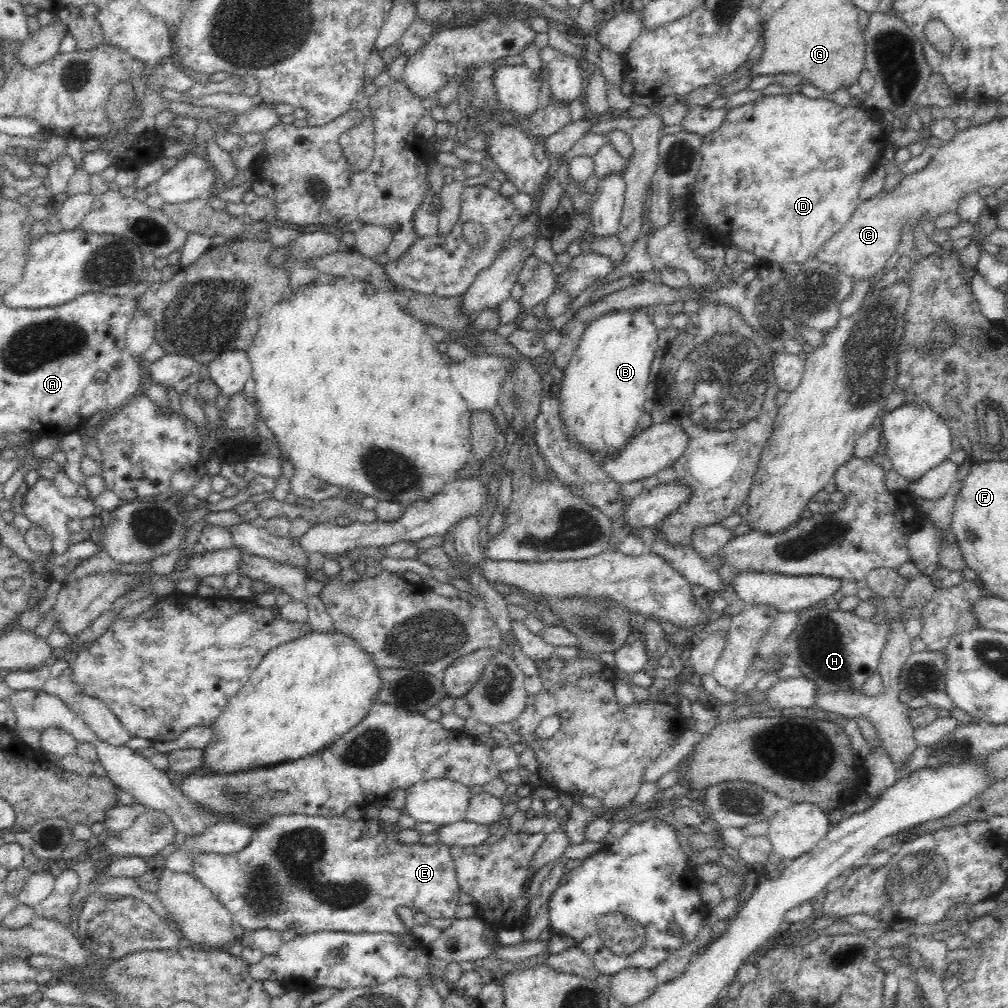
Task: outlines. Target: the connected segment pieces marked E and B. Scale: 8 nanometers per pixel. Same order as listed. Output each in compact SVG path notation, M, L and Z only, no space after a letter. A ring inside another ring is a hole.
M300 814L282 815L272 817L264 822L260 827L253 830L251 842L239 852L228 856L220 854L198 854L194 858L194 872L191 874L204 884L208 890L216 895L218 901L231 913L232 921L239 924L247 931L258 930L260 928L271 928L272 930L295 930L298 935L305 935L311 932L332 931L332 932L389 932L395 935L410 935L408 928L402 921L399 908L410 908L414 913L424 913L429 919L456 919L455 915L459 908L460 898L463 895L455 872L455 863L451 856L451 851L444 844L432 844L421 846L420 844L400 844L396 840L397 832L382 832L380 824L383 820L378 818L360 817L359 820L350 820L345 815L342 816L306 816Z
M646 307L614 310L586 324L578 342L579 348L563 372L562 384L555 389L555 396L562 405L564 433L572 442L582 444L594 455L604 456L618 452L625 441L634 436L636 426L644 414L649 372L659 349L657 328L652 322L649 310Z

